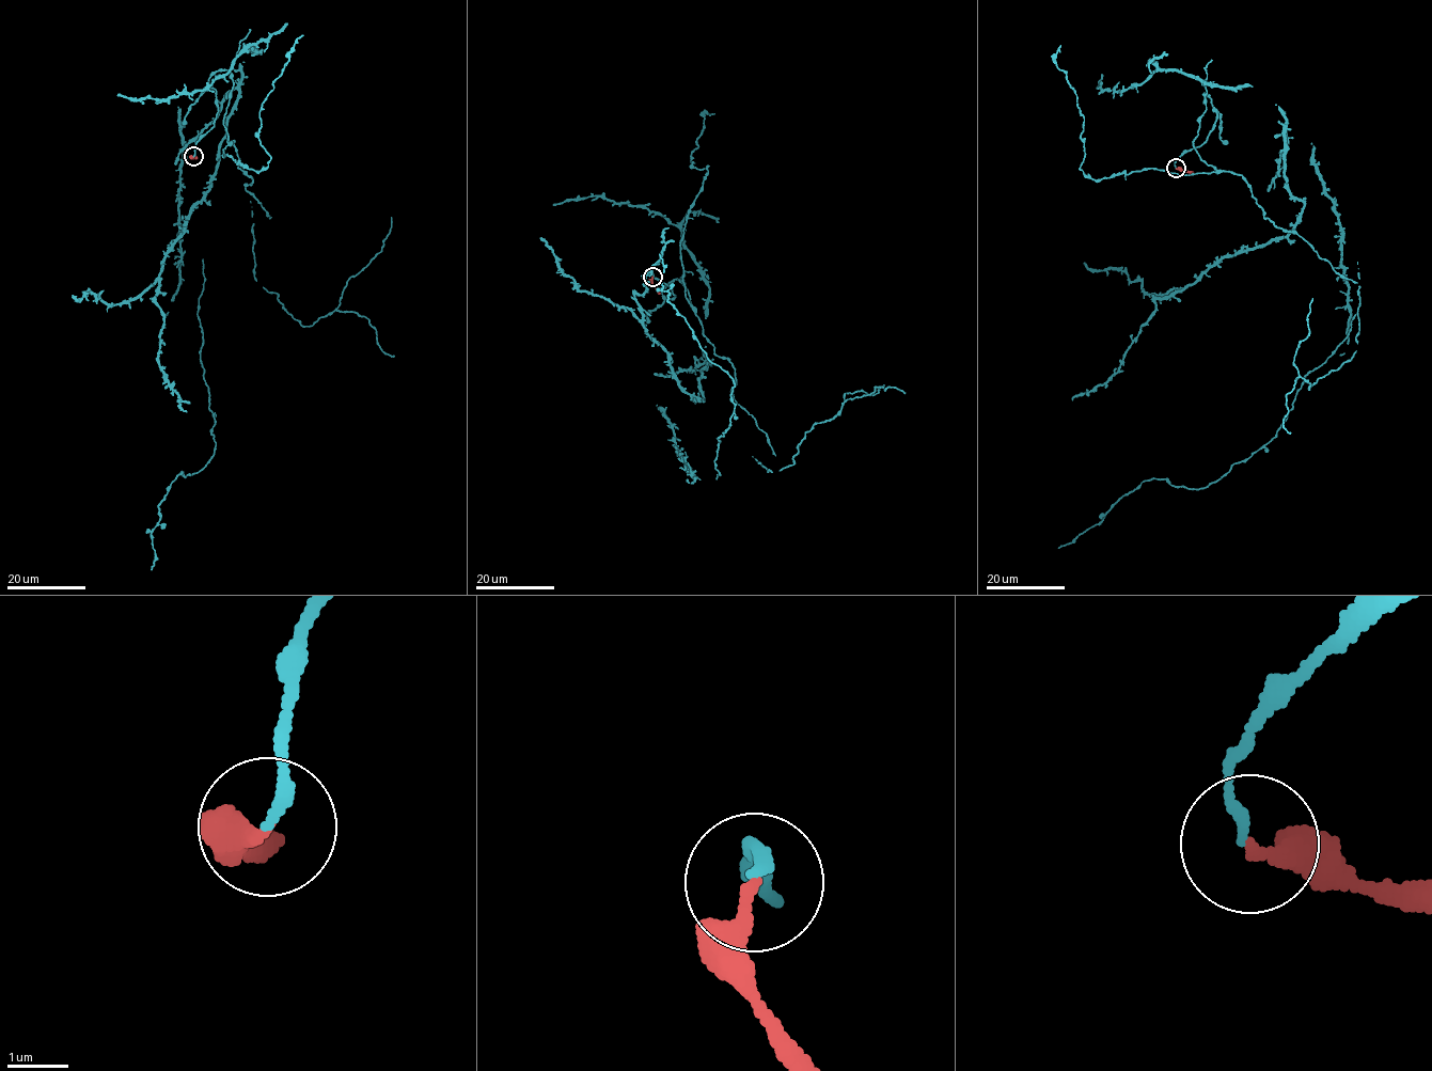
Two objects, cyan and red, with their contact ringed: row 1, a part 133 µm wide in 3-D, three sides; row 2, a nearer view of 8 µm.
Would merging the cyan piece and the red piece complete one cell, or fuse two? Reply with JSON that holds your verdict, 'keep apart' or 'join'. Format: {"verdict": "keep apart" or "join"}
{"verdict": "join"}

